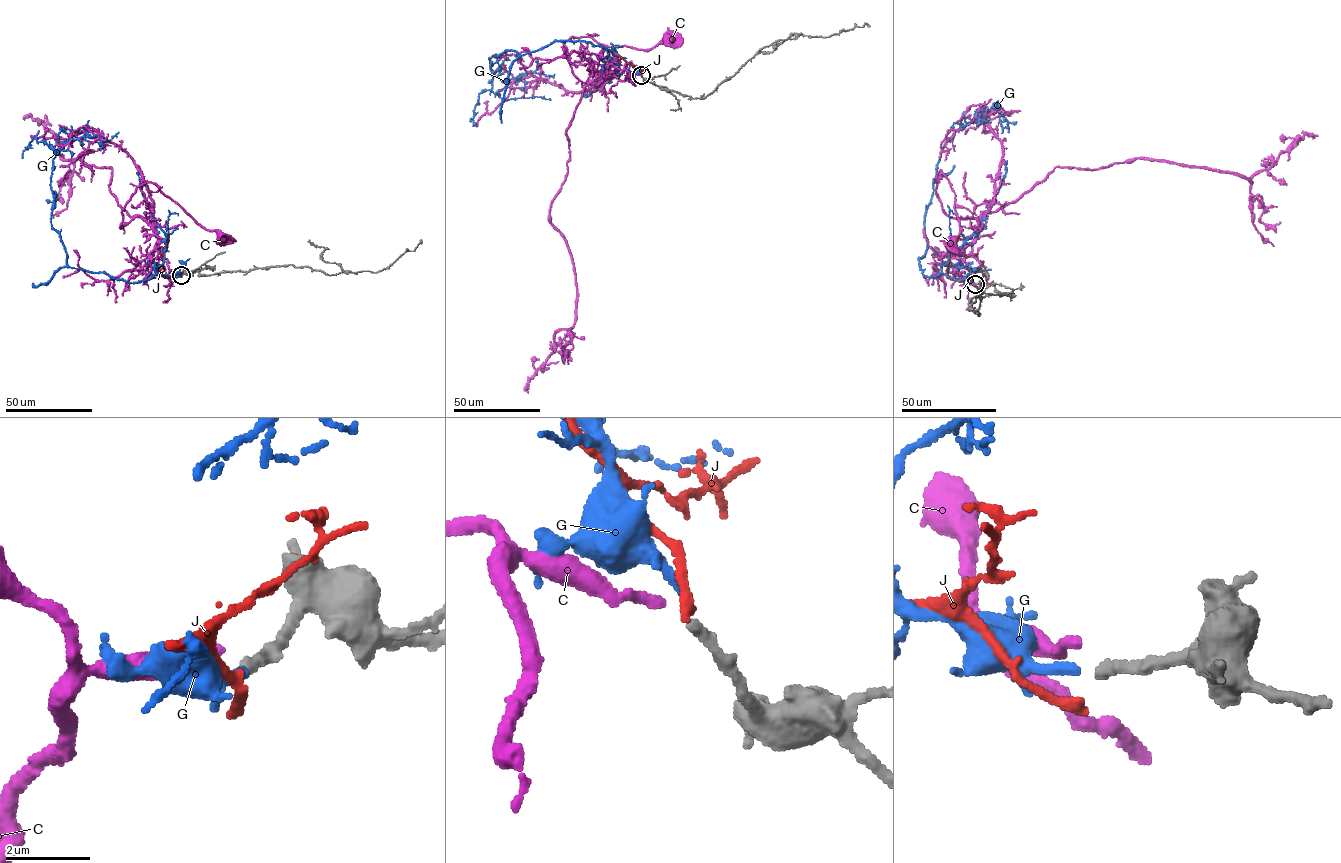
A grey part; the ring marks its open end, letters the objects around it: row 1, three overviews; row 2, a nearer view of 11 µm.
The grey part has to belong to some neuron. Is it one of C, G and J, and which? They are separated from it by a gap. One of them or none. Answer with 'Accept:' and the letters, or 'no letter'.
Accept: G

